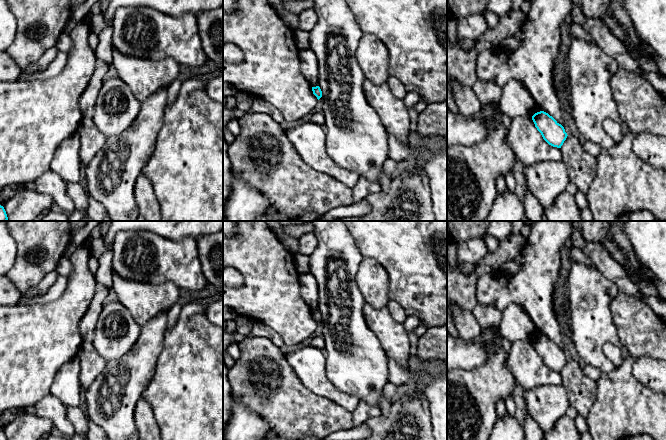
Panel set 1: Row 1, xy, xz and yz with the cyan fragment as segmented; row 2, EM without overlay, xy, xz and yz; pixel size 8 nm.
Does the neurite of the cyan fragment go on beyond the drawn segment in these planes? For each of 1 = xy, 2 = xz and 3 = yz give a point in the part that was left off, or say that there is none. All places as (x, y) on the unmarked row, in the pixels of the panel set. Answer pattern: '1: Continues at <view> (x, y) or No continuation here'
1: No continuation here
2: No continuation here
3: No continuation here

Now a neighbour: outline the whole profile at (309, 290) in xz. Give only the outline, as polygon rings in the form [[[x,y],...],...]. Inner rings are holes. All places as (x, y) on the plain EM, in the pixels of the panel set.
[[[310,272],[300,275],[300,293],[312,311],[318,310],[319,288]]]

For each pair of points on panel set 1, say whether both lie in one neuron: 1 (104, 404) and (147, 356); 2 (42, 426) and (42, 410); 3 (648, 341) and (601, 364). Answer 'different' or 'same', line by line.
1: same
2: different
3: different

